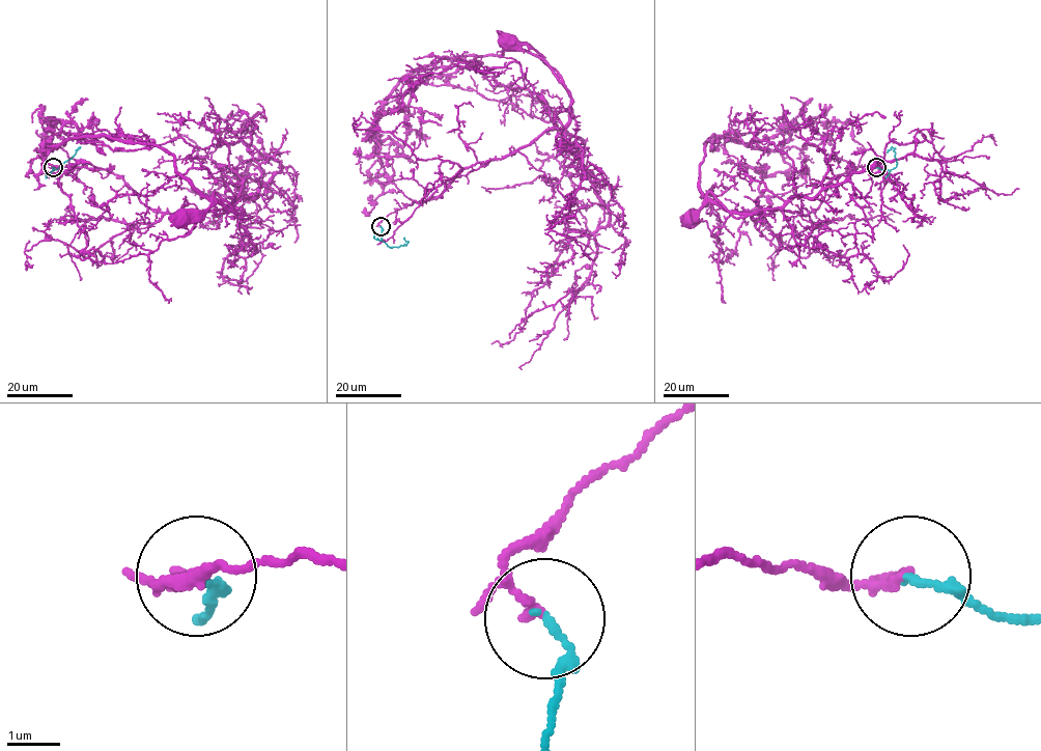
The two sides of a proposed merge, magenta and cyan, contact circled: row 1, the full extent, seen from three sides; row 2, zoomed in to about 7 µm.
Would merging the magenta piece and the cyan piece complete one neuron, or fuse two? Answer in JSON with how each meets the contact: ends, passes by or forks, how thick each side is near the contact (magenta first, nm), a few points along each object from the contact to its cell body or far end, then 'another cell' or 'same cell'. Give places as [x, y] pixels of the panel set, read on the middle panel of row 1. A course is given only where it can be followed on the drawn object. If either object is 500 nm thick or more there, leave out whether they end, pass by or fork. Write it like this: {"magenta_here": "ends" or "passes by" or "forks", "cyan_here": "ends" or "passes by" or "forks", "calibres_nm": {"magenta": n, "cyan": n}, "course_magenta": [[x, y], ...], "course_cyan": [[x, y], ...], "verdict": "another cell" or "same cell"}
{"magenta_here": "passes by", "cyan_here": "ends", "calibres_nm": {"magenta": 120, "cyan": 130}, "course_magenta": [[381, 226], [396, 209], [438, 197], [456, 176], [568, 121], [569, 93], [544, 58], [525, 42], [507, 39]], "course_cyan": [[381, 226], [382, 240], [388, 246], [405, 245], [408, 242], [403, 238]], "verdict": "same cell"}

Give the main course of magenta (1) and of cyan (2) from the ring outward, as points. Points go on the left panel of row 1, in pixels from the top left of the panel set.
1: (52, 167), (87, 162), (109, 170), (148, 206), (166, 214), (243, 213), (216, 201), (178, 216)
2: (52, 167), (53, 170), (69, 159), (80, 146), (76, 153)

